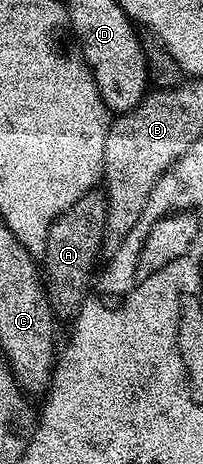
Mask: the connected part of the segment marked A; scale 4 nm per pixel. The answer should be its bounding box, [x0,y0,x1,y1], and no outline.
[42,189,108,316]

